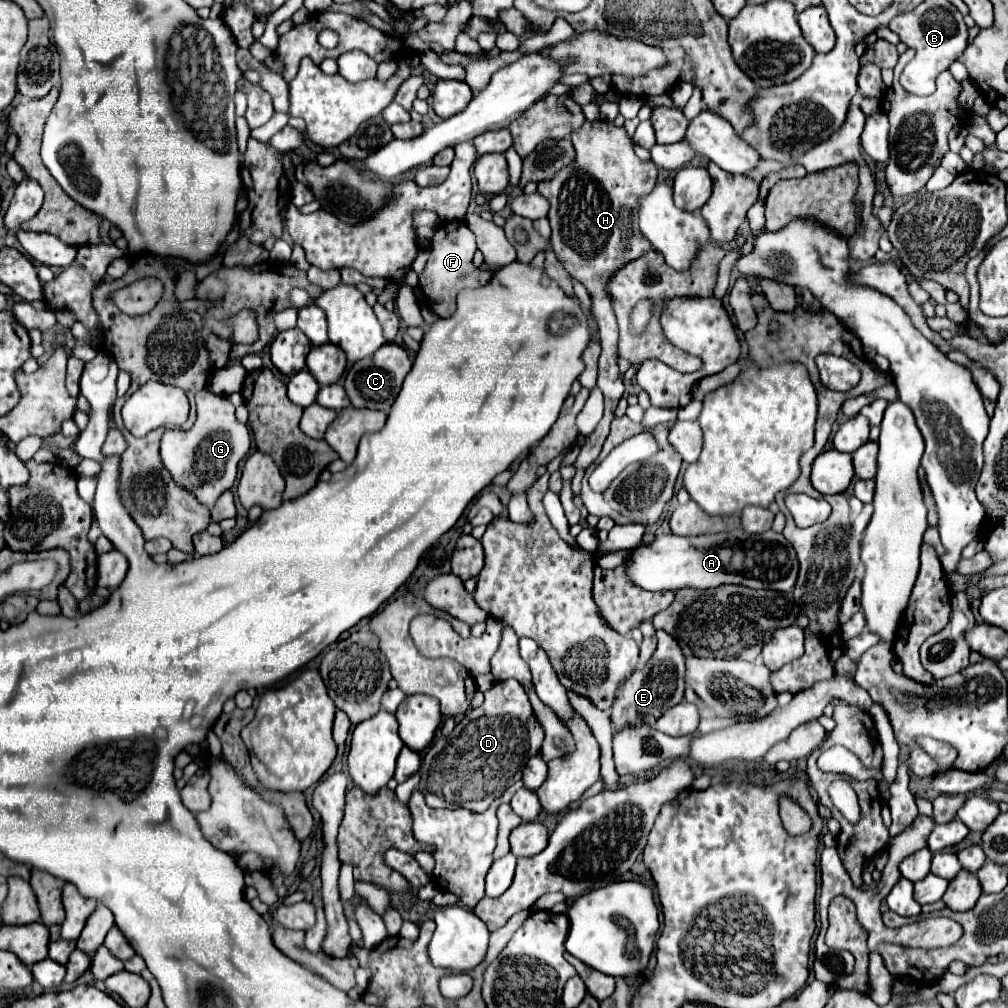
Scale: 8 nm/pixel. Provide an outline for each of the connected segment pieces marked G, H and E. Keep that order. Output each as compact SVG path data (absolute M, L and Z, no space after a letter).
M203 389L195 395L195 405L197 421L189 431L165 431L161 439L161 459L173 479L187 489L195 489L195 497L211 509L219 495L235 483L239 461L251 447L251 435L249 429L235 419L235 407L225 395L215 395L209 389Z
M585 121L581 129L571 133L571 141L577 151L575 163L559 171L553 181L541 181L537 191L551 203L551 247L561 265L589 291L593 315L601 335L597 387L605 397L605 413L573 463L575 469L587 469L601 453L601 447L609 435L609 425L615 417L613 411L623 395L623 379L617 365L619 327L607 285L613 273L619 271L625 263L631 263L633 259L639 259L653 249L649 239L645 239L637 227L637 197L649 195L649 191L653 191L657 183L657 167L655 163L641 161L633 151L633 143L627 131L607 121Z
M657 631L657 651L647 661L647 665L635 671L619 691L617 699L611 707L611 721L615 731L633 723L649 723L653 725L669 707L683 701L683 679L685 679L685 657L681 653L679 643L665 631Z

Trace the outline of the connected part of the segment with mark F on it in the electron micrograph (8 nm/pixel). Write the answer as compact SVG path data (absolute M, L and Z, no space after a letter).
M451 221L447 225L443 225L431 241L431 257L429 257L423 273L419 275L419 287L429 305L445 305L445 317L451 317L455 313L457 291L483 287L493 277L493 271L479 269L473 265L475 251L477 251L477 247L473 241L473 233L467 227L467 223L461 223L461 221Z

